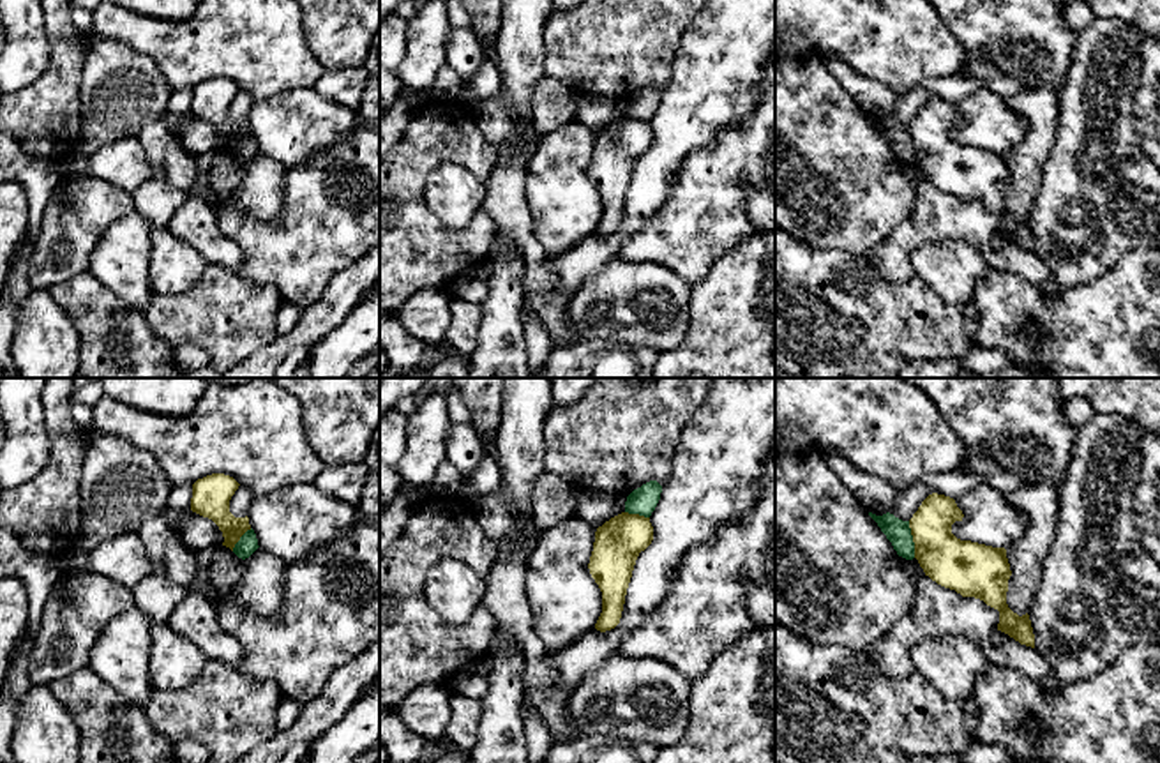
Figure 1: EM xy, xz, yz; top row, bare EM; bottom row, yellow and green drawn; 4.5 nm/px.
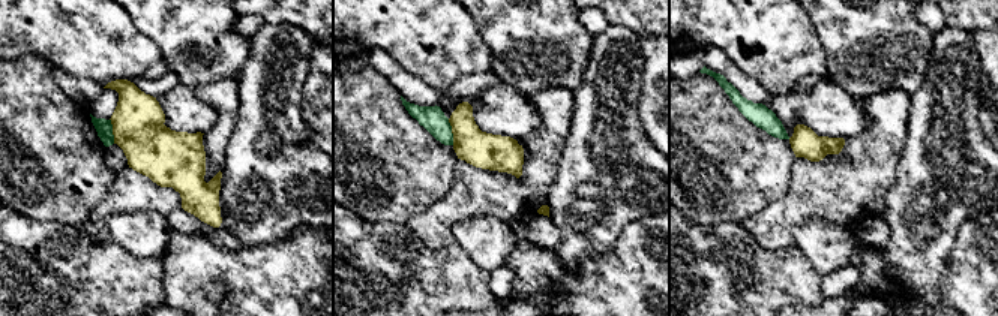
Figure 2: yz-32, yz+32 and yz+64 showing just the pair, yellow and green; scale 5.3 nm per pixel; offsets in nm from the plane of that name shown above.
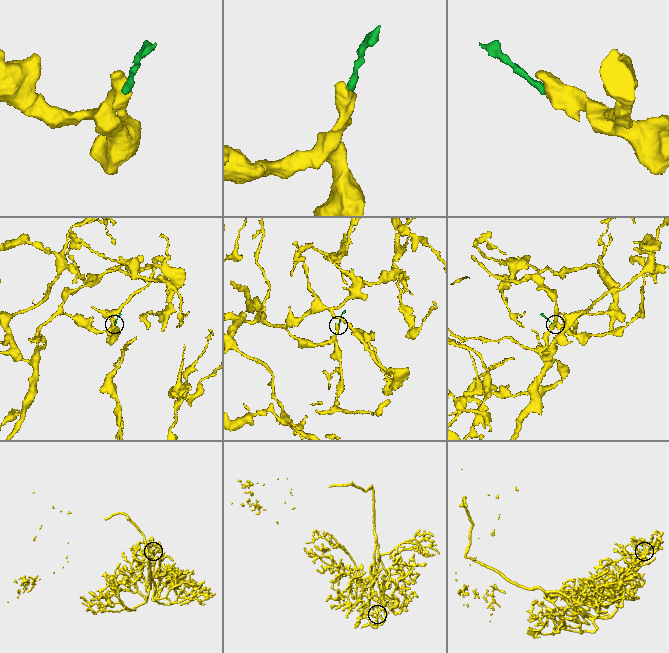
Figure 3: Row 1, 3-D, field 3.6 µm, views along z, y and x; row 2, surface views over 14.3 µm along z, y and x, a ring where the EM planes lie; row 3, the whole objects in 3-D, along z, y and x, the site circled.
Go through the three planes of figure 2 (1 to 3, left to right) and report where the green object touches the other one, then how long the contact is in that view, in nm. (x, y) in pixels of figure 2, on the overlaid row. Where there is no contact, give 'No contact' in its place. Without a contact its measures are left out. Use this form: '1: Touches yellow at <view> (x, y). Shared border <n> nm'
1: Touches yellow at yz-32 (113, 131). Shared border 140 nm
2: Touches yellow at yz+32 (452, 132). Shared border 150 nm
3: No contact

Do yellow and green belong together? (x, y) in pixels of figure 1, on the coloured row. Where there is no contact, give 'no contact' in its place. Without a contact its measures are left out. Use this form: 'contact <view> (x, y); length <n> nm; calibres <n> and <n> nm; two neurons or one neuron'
contact yz (913, 539); length 170 nm; calibres 240 and 110 nm; two neurons

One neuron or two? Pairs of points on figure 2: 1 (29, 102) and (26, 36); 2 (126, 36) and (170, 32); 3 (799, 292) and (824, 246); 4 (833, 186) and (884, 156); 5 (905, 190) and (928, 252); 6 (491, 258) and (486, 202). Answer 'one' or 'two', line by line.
1: two
2: two
3: two
4: one
5: one
6: two

